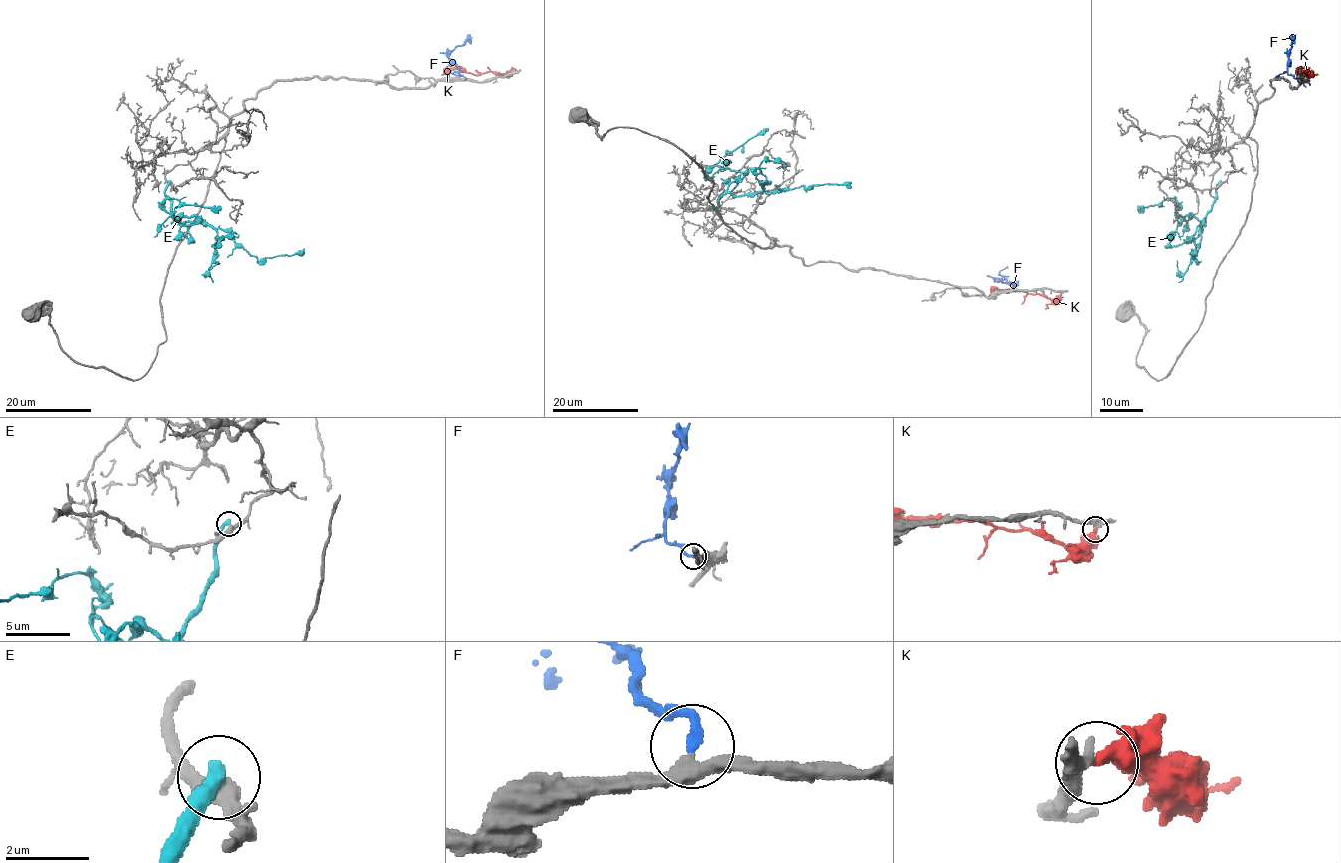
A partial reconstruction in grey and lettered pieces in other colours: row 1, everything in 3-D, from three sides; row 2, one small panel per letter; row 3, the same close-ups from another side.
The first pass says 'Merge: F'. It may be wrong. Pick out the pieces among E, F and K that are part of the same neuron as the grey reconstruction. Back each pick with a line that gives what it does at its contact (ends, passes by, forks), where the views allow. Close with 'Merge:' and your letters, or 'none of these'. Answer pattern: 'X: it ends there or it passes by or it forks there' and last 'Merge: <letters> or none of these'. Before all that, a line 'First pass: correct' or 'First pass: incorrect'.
First pass: correct
F: it ends there
Merge: F

